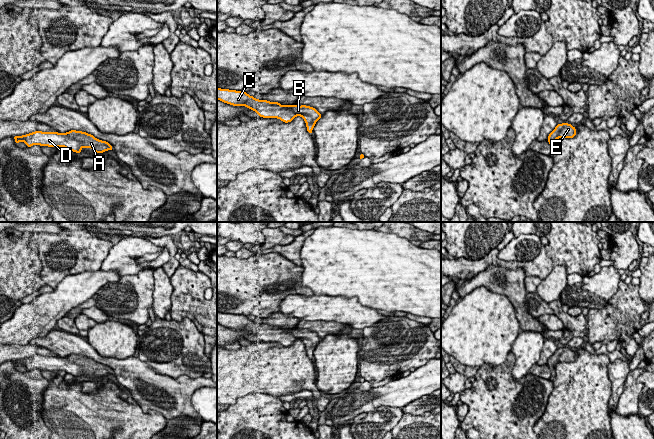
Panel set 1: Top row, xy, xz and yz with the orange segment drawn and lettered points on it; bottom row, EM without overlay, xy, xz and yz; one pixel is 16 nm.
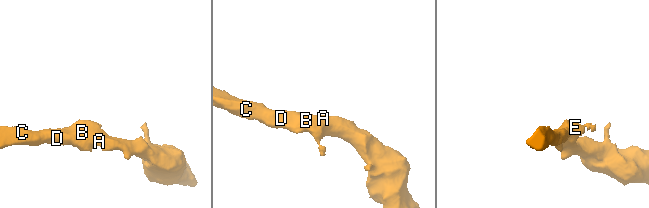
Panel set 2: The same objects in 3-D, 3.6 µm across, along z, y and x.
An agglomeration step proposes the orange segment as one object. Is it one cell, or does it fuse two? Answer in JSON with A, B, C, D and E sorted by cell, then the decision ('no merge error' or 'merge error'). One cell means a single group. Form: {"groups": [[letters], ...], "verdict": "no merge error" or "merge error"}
{"groups": [["A", "B", "C", "D", "E"]], "verdict": "no merge error"}

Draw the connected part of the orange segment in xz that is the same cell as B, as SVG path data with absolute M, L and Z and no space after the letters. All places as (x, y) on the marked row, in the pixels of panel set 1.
M217 88L217 99L233 106L245 106L256 111L263 118L278 118L291 122L296 116L301 116L306 123L307 131L312 134L316 122L322 117L315 108L306 105L285 105L278 102L255 99L244 91Z

